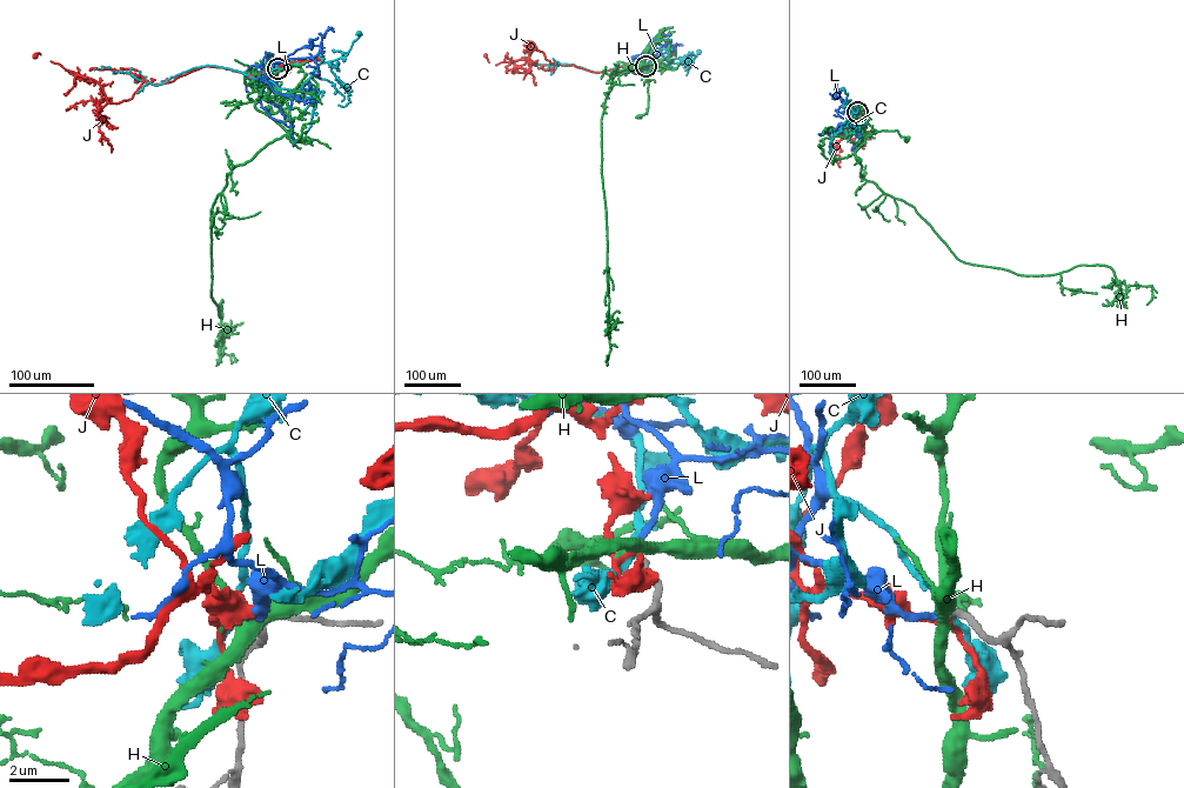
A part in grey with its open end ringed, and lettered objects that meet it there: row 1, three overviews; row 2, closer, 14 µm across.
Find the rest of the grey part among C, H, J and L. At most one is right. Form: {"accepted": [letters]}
{"accepted": ["L"]}

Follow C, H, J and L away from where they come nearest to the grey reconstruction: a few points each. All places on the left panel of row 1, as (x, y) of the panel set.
C: (278, 68), (278, 64), (259, 79), (302, 94), (301, 87), (315, 68), (346, 55), (359, 33)
H: (278, 68), (259, 87), (259, 93), (276, 105), (282, 104), (282, 97), (276, 112), (268, 108)
J: (278, 68), (248, 75), (202, 66), (167, 82), (144, 81), (131, 99), (113, 104), (95, 81), (35, 55)
L: (278, 68), (276, 64), (268, 62), (265, 77), (273, 92), (291, 99), (293, 145)

